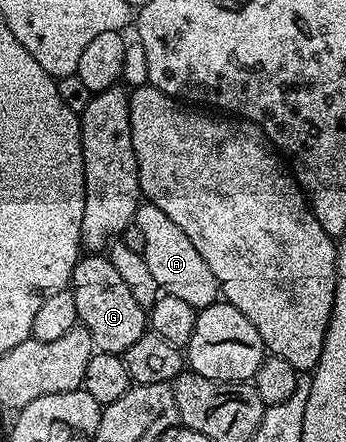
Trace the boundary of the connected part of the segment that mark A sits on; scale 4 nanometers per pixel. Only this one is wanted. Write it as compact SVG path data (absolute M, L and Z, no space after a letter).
M145 201L138 207L133 222L139 225L143 232L143 253L142 257L147 261L147 269L155 276L155 285L164 294L171 297L180 297L182 301L187 301L187 305L198 309L218 302L219 288L215 281L215 273L211 273L211 265L199 257L199 249L191 245L187 238L187 233L163 209L159 209L155 204Z

